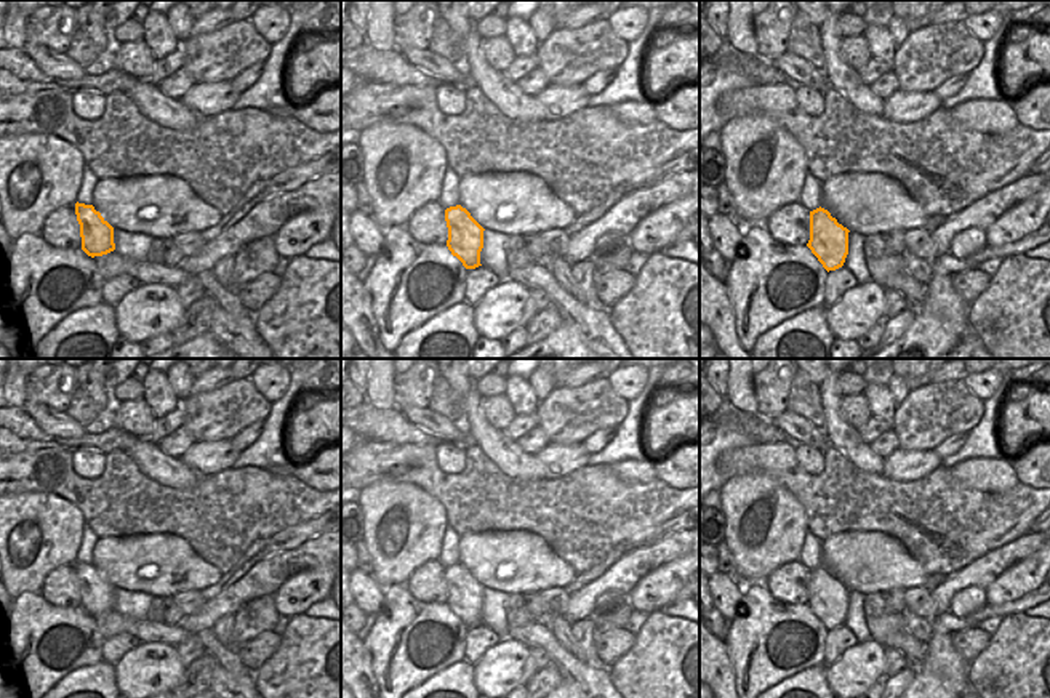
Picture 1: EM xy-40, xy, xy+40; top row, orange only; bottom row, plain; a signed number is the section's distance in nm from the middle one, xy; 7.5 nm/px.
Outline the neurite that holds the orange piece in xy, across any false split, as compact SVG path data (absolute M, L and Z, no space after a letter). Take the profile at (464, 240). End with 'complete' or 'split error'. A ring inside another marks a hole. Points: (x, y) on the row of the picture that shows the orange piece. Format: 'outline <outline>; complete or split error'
outline M461 205L445 210L448 227L447 247L466 269L475 269L480 264L483 248L483 227Z; complete

